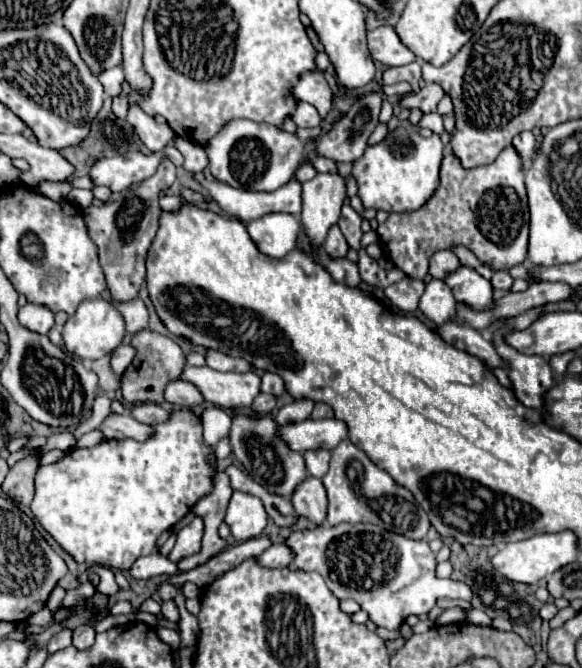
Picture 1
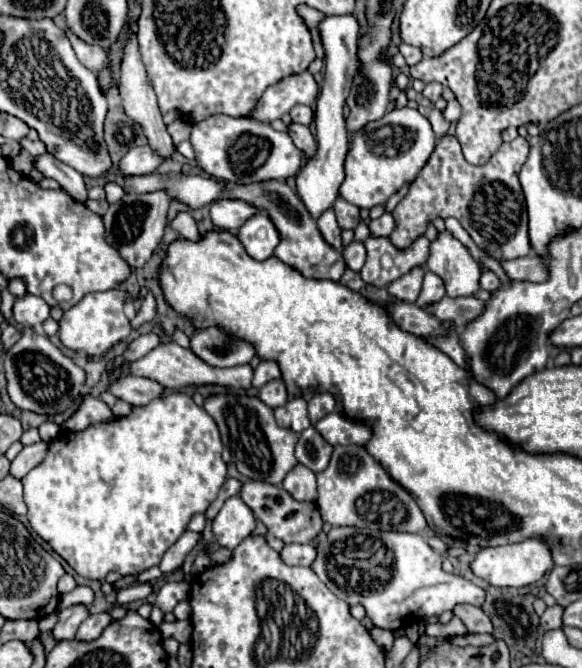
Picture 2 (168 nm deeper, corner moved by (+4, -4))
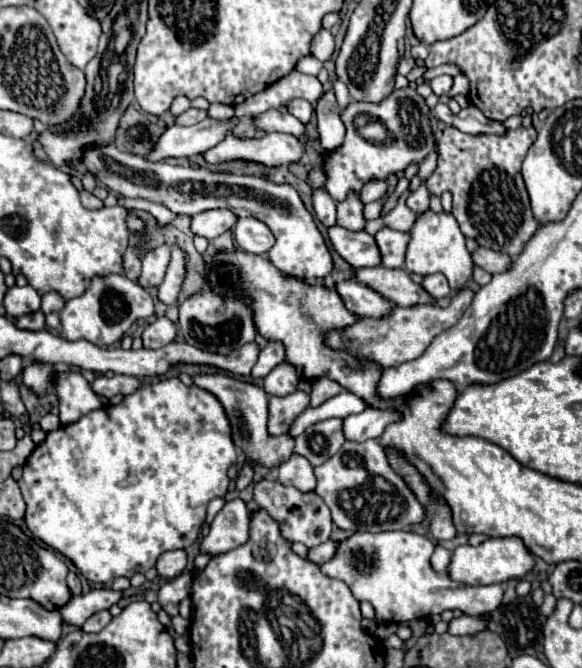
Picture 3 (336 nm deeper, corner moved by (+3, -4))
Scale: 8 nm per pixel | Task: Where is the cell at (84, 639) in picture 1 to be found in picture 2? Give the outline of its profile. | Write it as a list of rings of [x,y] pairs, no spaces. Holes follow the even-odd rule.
[[[110,613],[90,615],[90,617],[78,627],[76,639],[80,639],[80,641],[92,641],[92,639],[98,639],[100,633],[110,625],[110,621],[112,621]]]

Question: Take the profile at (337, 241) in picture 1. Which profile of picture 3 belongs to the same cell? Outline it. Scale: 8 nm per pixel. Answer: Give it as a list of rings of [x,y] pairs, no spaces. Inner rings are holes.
[[[315,189],[313,191],[313,207],[315,207],[315,215],[317,219],[325,225],[325,227],[333,227],[335,225],[335,209],[337,203],[329,197],[329,193],[325,189]]]

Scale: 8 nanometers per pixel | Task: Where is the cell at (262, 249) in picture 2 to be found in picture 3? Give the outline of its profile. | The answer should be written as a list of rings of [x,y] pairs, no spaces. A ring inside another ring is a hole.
[[[253,217],[239,219],[233,229],[233,237],[241,251],[249,251],[255,255],[265,255],[275,243],[275,237],[269,227]]]

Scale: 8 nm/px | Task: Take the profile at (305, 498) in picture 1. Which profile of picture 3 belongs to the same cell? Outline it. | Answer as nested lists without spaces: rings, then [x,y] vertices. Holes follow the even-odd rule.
[[[293,453],[285,463],[279,465],[277,471],[279,471],[279,483],[283,483],[283,485],[293,485],[303,493],[309,493],[315,487],[313,467],[301,455]]]

